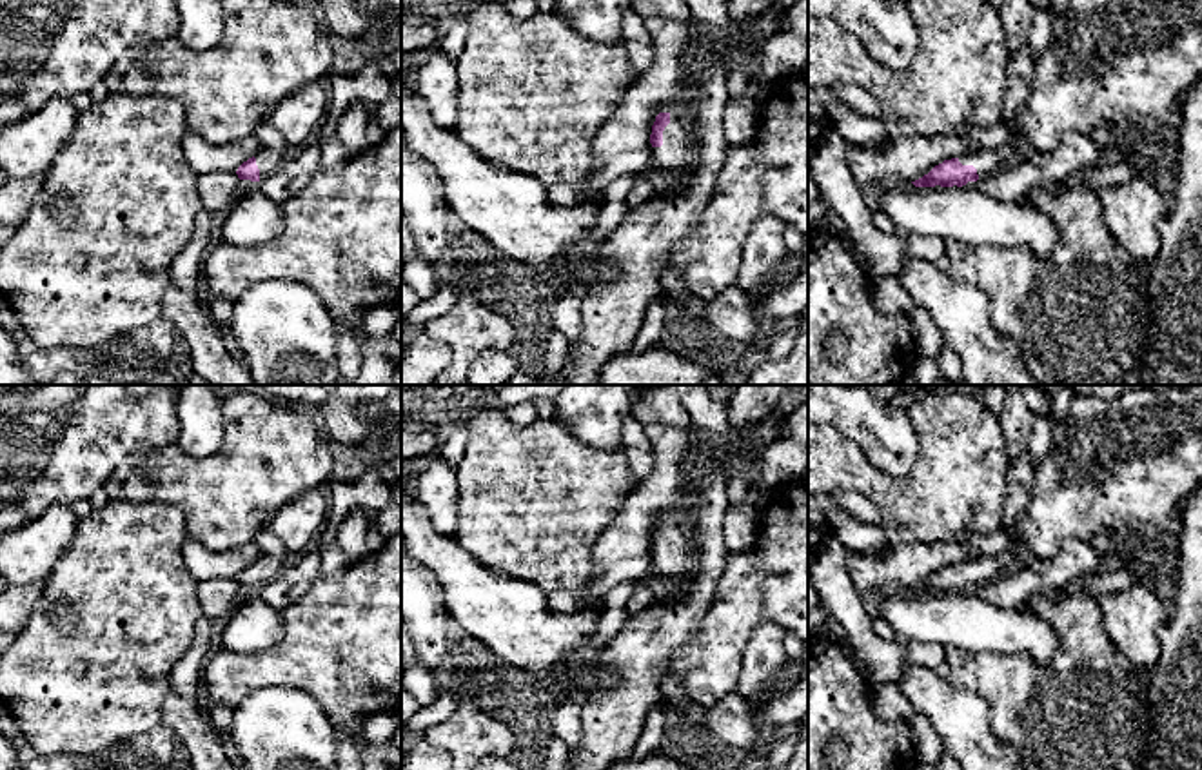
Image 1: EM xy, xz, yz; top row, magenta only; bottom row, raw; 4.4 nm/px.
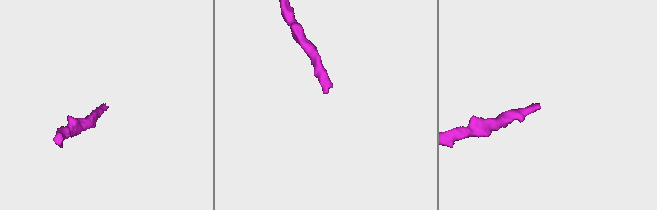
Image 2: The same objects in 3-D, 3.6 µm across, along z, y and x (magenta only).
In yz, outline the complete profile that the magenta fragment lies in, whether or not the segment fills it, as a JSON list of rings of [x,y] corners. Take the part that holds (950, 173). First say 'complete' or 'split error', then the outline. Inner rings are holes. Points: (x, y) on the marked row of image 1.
split error; [[[1011,134],[1010,142],[999,149],[979,147],[977,151],[959,158],[944,160],[911,183],[915,187],[962,187],[968,182],[977,182],[995,174],[1028,153],[1030,149],[1026,140]]]

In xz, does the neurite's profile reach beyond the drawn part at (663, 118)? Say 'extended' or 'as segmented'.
extended

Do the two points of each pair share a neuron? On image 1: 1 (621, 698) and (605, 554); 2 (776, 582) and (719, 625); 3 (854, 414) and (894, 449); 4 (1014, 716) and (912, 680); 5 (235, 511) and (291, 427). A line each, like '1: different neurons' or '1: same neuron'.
1: different neurons
2: same neuron
3: same neuron
4: different neurons
5: same neuron

